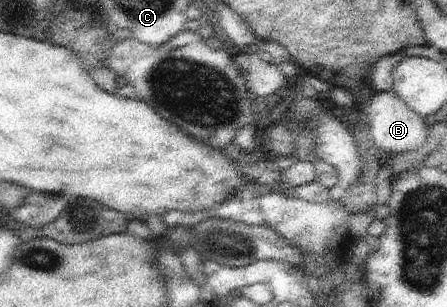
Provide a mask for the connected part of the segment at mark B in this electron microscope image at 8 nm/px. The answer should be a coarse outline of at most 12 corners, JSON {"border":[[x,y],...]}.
{"border":[[391,88],[366,106],[383,153],[426,143],[429,127]]}

